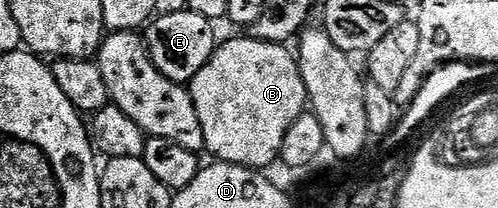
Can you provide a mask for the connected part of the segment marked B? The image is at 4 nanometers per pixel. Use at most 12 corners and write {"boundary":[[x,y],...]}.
{"boundary":[[218,43],[187,87],[205,152],[277,164],[306,111],[283,44]]}

